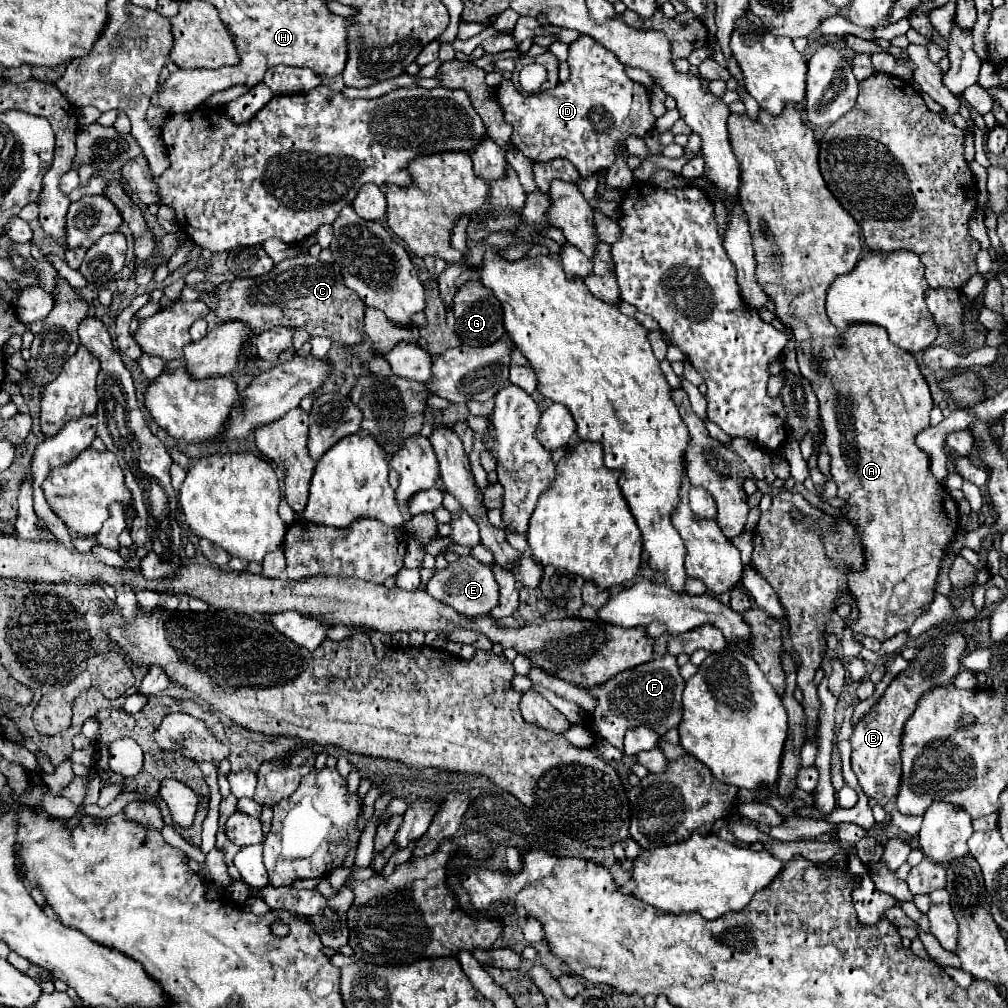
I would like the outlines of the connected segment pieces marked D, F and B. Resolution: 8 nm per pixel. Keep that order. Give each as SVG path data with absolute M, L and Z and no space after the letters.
M579 36L569 44L567 62L571 76L553 90L523 96L511 80L503 80L497 94L505 120L513 126L511 142L517 150L533 162L565 158L587 178L615 162L617 144L623 144L629 134L643 138L655 126L655 116L649 110L647 88L633 82L621 62L597 40Z
M665 654L661 660L651 660L651 662L639 664L631 670L619 672L603 684L595 684L595 686L575 684L575 686L583 688L589 696L593 696L597 700L597 706L591 712L587 712L587 720L591 722L591 732L597 738L603 738L603 740L611 742L619 750L623 750L623 734L629 726L641 726L643 724L643 726L653 728L659 736L663 736L669 728L677 726L679 720L681 720L681 694L683 694L683 688L685 688L685 680L681 678L675 656L671 656L671 654Z
M943 620L937 624L939 636L921 644L915 660L911 660L909 668L903 670L879 698L879 702L853 726L851 734L851 768L859 780L859 786L869 798L875 798L881 806L889 800L897 798L901 784L901 736L905 722L913 716L917 700L939 688L951 684L961 668L961 656L967 650L967 640L961 630L953 630L953 620Z

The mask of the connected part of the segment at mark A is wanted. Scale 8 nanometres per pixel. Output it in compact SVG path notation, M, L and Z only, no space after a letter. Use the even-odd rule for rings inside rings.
M785 104L779 116L759 110L757 120L751 120L747 114L731 114L727 122L731 146L743 172L741 206L753 234L753 248L759 264L757 280L773 298L779 320L793 328L799 370L811 382L819 398L819 414L825 432L823 446L831 456L831 474L839 486L839 498L849 504L845 508L847 518L857 524L859 538L865 546L865 572L849 574L849 588L861 614L861 618L851 624L851 630L877 640L889 640L895 634L909 630L921 616L923 604L933 600L939 564L945 558L943 550L957 532L957 504L933 478L927 454L913 442L913 438L929 426L929 412L933 408L931 392L915 358L889 342L887 330L873 324L861 324L841 332L827 318L827 290L837 276L849 274L855 268L861 254L861 230L829 192L819 172L819 144L795 104ZM763 224L769 228L769 240L757 234ZM773 250L779 250L783 256L771 258Z

